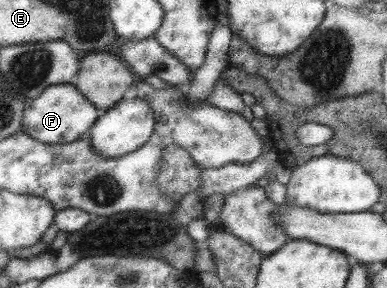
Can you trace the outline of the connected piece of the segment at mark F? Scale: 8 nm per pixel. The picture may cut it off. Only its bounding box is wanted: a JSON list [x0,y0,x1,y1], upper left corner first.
[21,84,98,145]

